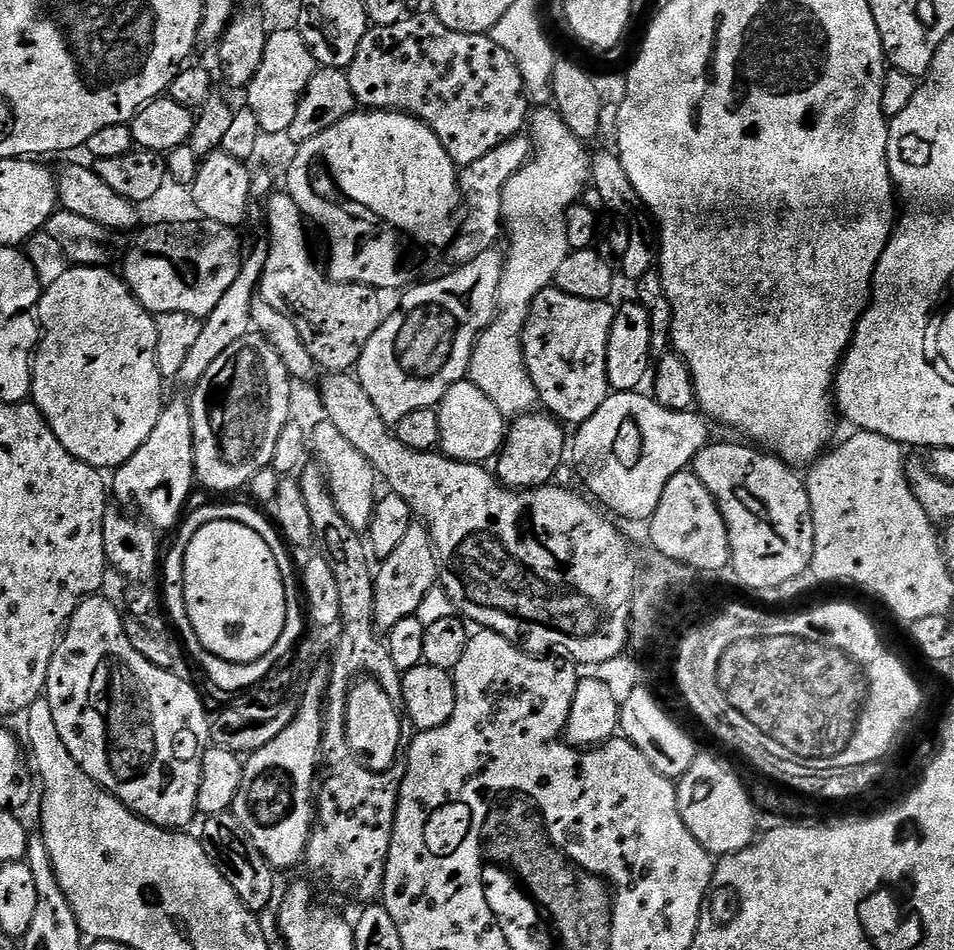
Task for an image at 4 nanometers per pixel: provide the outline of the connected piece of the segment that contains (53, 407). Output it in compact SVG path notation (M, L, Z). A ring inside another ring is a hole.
M69 266L62 278L53 285L45 287L40 294L38 305L38 324L42 329L42 335L38 341L38 347L34 353L34 363L32 365L32 390L31 399L34 401L40 413L44 415L48 425L52 427L52 435L57 444L61 444L69 456L77 456L82 462L86 462L92 468L101 470L115 470L121 464L125 464L132 455L150 438L150 430L158 426L158 418L165 403L165 385L158 370L156 361L156 347L158 346L158 334L156 333L156 321L153 313L140 305L136 295L119 275L112 273L111 267L89 268L87 266Z

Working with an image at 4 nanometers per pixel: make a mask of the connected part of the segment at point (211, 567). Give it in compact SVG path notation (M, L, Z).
M236 520L210 522L190 538L184 559L184 601L190 626L194 626L194 634L198 634L198 642L202 642L210 654L218 654L218 658L226 658L226 662L235 664L265 659L268 651L280 644L282 630L288 621L286 590L270 546L266 546L250 526Z

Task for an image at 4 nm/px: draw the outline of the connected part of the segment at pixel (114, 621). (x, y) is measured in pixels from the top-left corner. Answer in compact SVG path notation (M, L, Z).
M97 594L82 601L68 619L68 626L61 635L60 643L57 644L48 667L46 699L50 702L50 710L54 714L54 726L58 726L58 734L66 750L72 755L74 762L78 762L78 766L82 766L82 770L90 774L90 778L94 778L94 782L101 784L107 792L111 792L130 811L135 812L148 823L169 830L184 830L189 827L187 824L198 816L198 786L202 782L202 758L204 751L210 746L210 715L208 716L207 710L204 709L195 686L190 681L175 676L174 673L175 671L167 668L154 666L154 662L146 662L146 658L142 658L142 654L138 654L138 650L130 646L130 638L126 638L121 609L111 604L105 596Z

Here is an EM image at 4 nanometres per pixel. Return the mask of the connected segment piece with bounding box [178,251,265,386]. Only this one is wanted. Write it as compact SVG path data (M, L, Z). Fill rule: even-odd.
M263 251L254 253L249 260L247 257L240 265L240 273L234 280L234 286L230 286L230 290L222 294L222 299L218 302L218 306L214 306L210 315L203 317L202 334L196 339L194 347L186 357L186 363L182 365L178 377L179 383L195 386L202 378L202 374L206 374L210 366L214 366L216 359L229 346L234 346L238 338L248 335L252 328L252 301L257 299L260 276L264 273L264 257Z

